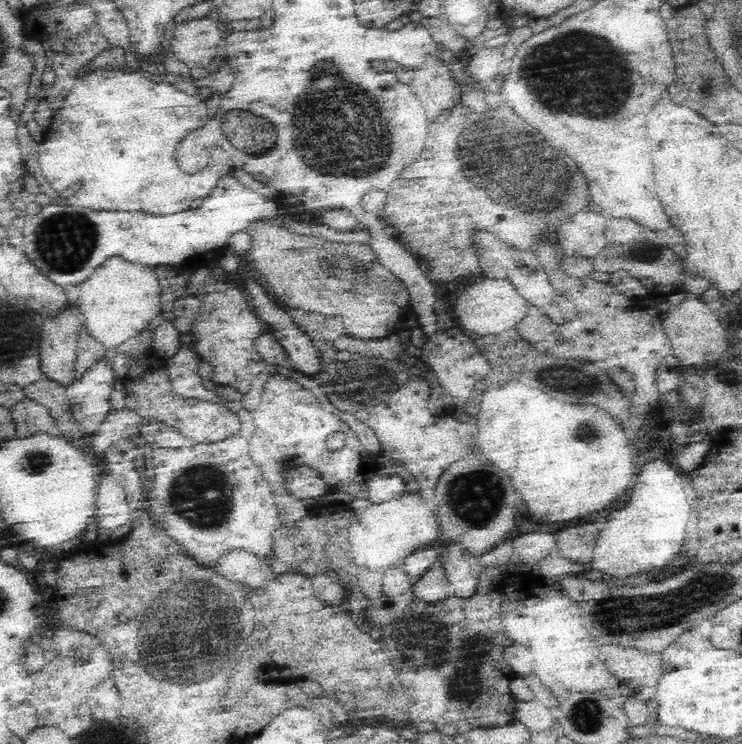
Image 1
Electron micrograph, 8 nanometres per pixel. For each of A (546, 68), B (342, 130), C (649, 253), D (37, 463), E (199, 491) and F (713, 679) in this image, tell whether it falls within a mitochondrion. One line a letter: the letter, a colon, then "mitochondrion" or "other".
A: mitochondrion
B: mitochondrion
C: mitochondrion
D: mitochondrion
E: mitochondrion
F: other

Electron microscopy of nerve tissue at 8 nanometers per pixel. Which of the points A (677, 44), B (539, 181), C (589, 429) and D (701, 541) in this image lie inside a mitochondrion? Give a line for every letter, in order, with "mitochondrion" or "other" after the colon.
A: other
B: mitochondrion
C: mitochondrion
D: other

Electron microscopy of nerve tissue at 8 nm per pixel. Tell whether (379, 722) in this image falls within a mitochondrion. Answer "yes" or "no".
no

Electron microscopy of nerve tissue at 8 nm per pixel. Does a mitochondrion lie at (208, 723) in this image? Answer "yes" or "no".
no

